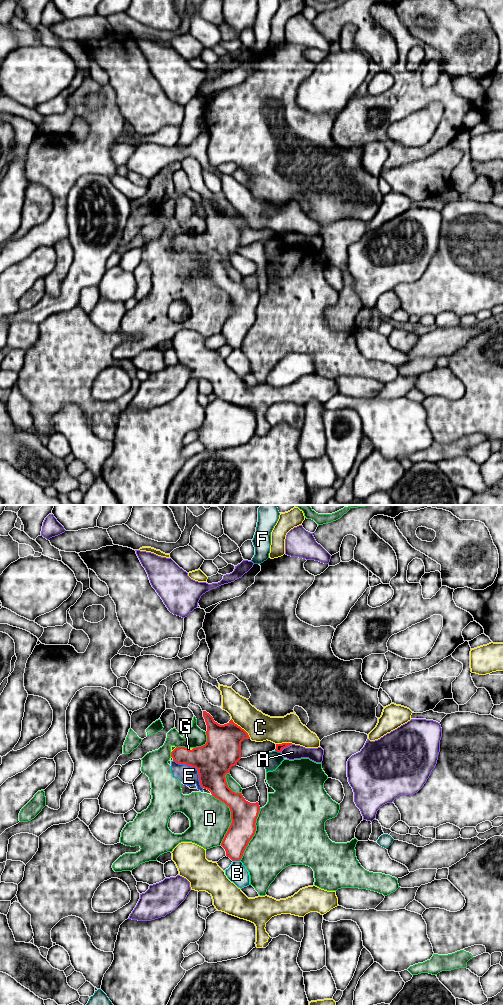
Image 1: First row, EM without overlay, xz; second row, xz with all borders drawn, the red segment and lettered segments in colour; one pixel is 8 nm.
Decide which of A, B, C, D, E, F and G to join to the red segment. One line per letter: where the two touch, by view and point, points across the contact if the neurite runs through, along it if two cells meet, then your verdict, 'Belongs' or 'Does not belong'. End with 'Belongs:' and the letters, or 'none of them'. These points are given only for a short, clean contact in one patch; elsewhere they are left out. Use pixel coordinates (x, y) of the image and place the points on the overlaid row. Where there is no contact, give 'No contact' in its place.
A: Touches red at xz (286, 746). Does not belong
B: Touches red at xz (236, 860). Does not belong
C: Touches red at xz (240, 727). Does not belong
D: Touches red at xz (231, 817). Does not belong
E: Touches red at xz (194, 767). Boundary: xz (173, 760), (194, 767), (197, 770), (199, 784), (202, 788). Does not belong
F: Touches red at xz (278, 751). Does not belong
G: Touches red at xz (190, 750). Boundary: xz (187, 748), (193, 748). Does not belong
Belongs: none of them

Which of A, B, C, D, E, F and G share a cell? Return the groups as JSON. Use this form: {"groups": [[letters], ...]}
{"groups": [["A"], ["B"], ["C"], ["D", "E", "G"], ["F"]]}

